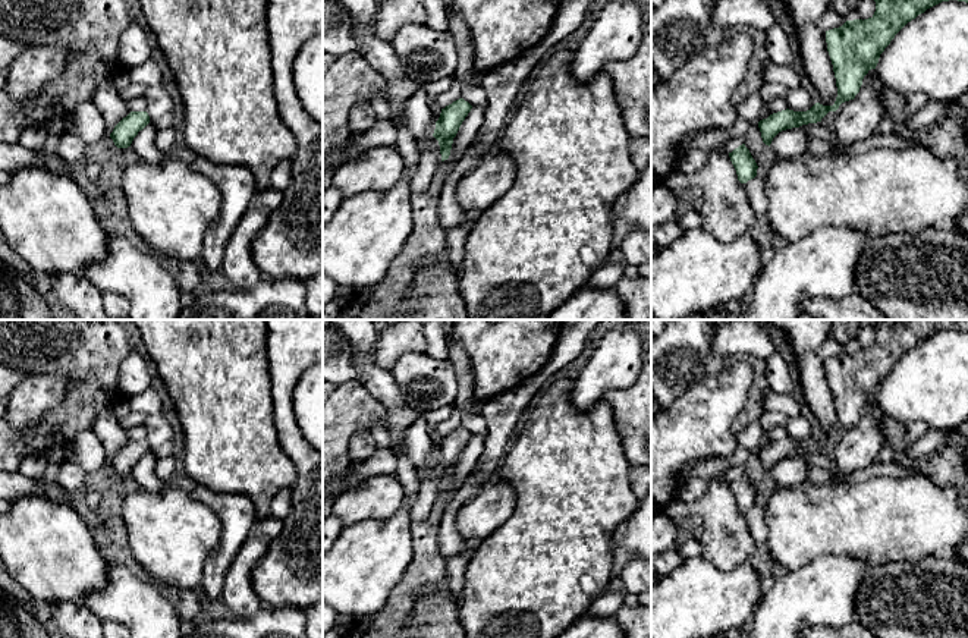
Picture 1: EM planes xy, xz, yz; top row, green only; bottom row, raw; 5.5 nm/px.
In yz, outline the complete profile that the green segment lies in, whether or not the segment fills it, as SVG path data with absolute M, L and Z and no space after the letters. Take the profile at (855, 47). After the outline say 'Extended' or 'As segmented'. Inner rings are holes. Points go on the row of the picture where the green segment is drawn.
M874 0L876 12L868 19L846 21L842 26L826 31L827 51L833 65L837 97L833 106L815 103L807 111L782 110L758 122L763 142L770 147L773 138L786 129L799 128L808 123L821 122L829 111L836 111L845 101L854 100L859 92L864 76L876 69L880 54L890 44L895 35L927 9L949 0Z. As segmented

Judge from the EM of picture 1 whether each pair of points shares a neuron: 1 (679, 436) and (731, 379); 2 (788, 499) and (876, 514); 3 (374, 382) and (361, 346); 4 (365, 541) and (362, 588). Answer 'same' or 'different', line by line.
1: same
2: same
3: same
4: same

